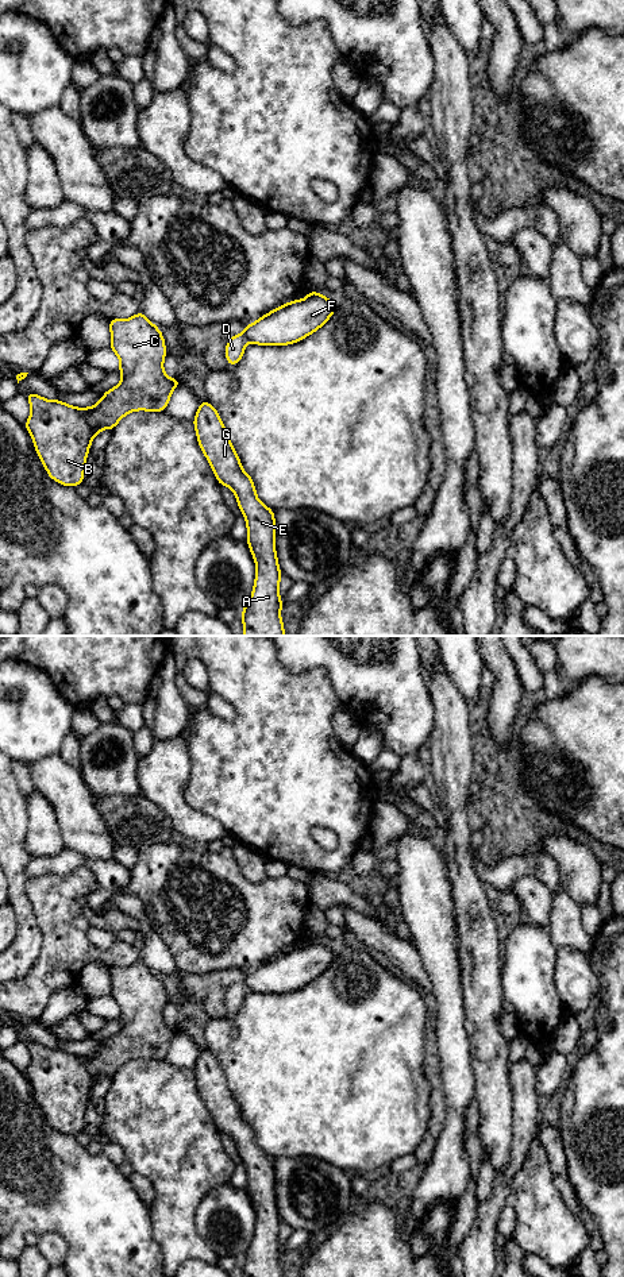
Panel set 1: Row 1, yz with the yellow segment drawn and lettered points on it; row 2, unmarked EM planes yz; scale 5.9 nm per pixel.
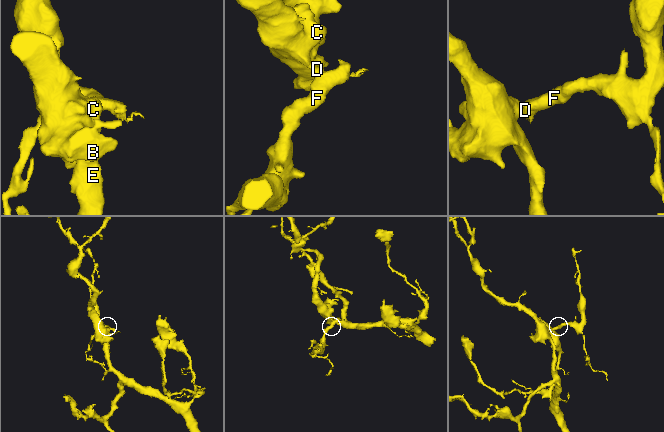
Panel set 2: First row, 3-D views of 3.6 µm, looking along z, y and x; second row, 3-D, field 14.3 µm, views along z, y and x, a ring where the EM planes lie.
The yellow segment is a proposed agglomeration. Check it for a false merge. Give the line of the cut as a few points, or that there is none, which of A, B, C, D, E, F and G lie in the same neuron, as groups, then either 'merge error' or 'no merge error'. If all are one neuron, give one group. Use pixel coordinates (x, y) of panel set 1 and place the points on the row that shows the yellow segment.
yz (243, 332), (247, 340) | A B C D E G / F | merge error

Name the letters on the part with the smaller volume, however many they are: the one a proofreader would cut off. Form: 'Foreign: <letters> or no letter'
Foreign: F

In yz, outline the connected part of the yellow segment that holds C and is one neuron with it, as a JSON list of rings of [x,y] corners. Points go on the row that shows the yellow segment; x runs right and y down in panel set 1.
[[[142,312],[131,319],[109,320],[111,350],[120,362],[122,382],[103,394],[93,406],[76,408],[59,400],[46,400],[38,394],[26,394],[31,413],[24,427],[30,432],[35,451],[49,477],[63,486],[76,487],[84,482],[86,456],[93,437],[103,429],[113,429],[130,412],[163,412],[172,391],[181,385],[163,371],[166,347],[163,335]]]

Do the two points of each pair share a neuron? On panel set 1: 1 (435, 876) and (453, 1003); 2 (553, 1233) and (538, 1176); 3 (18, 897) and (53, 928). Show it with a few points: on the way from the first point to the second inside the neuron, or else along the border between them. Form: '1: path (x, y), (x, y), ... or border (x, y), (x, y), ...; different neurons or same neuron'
1: path (435, 907), (435, 940), (445, 972); same neuron
2: path (543, 1219), (538, 1204), (538, 1189); same neuron
3: border (27, 879), (27, 898), (42, 934), (42, 941); different neurons

